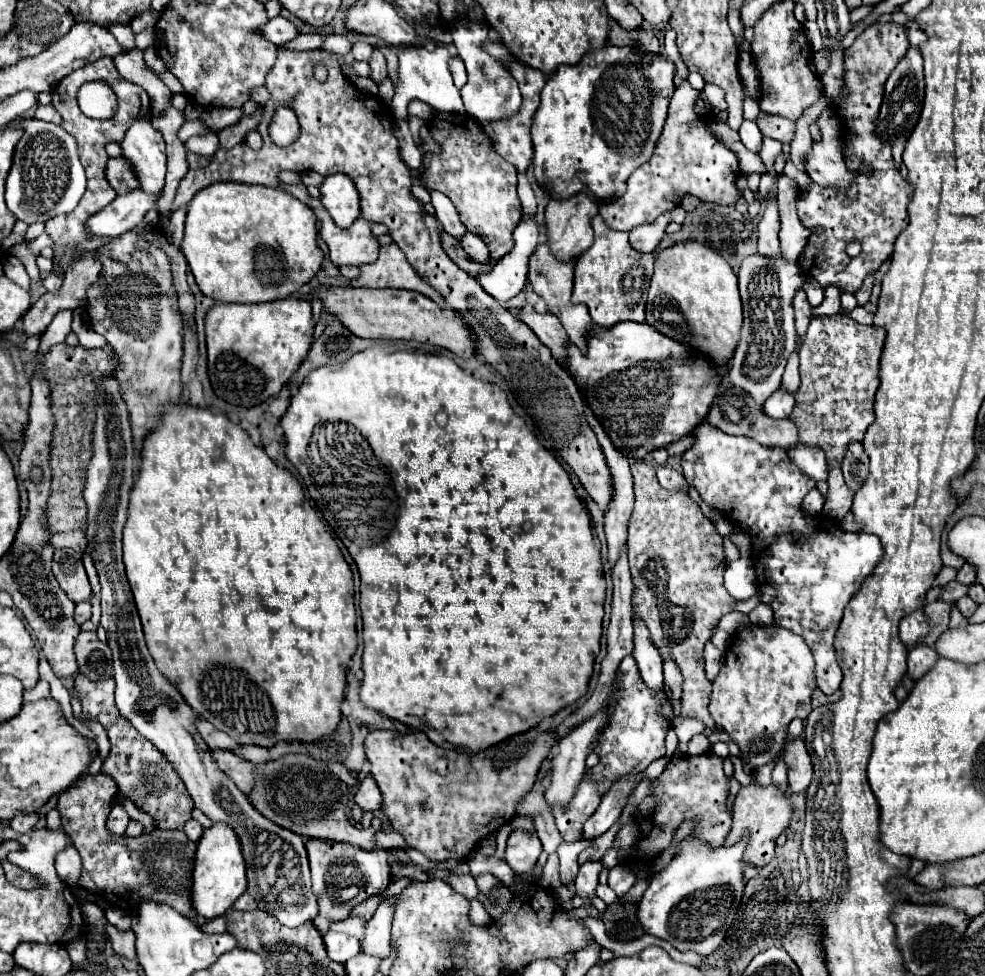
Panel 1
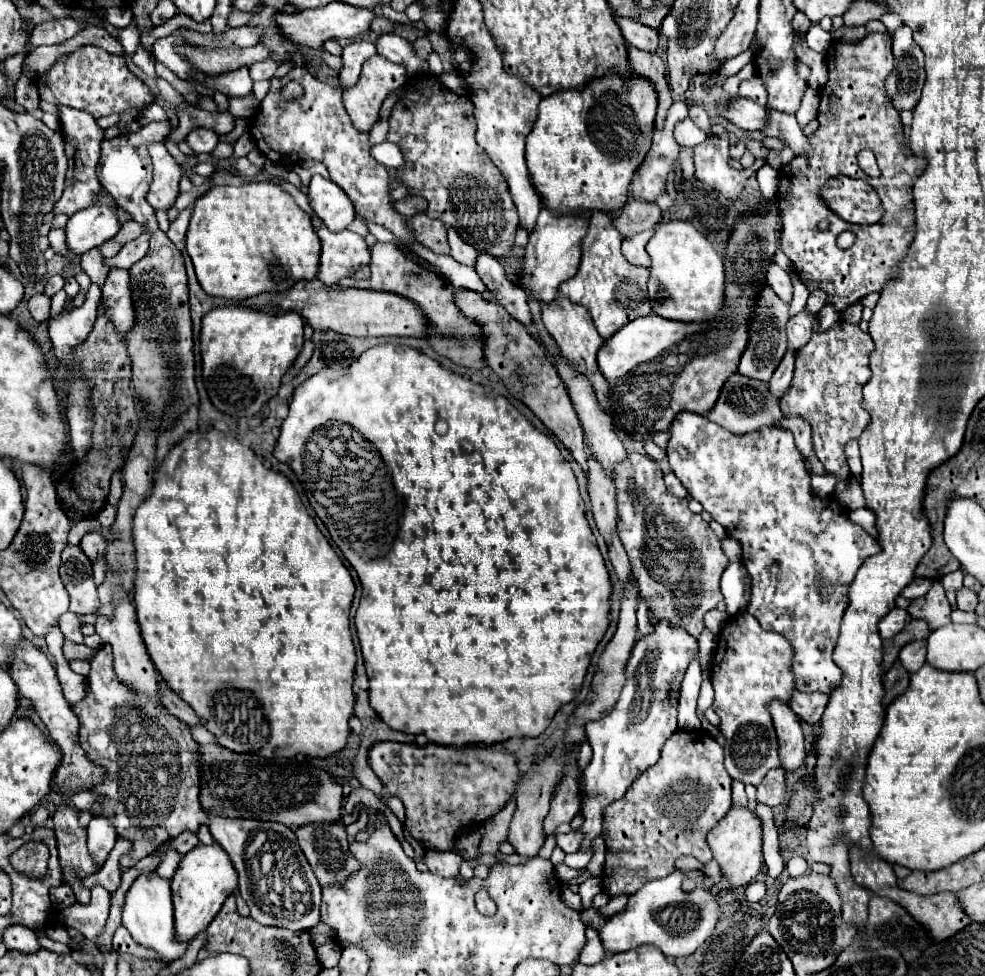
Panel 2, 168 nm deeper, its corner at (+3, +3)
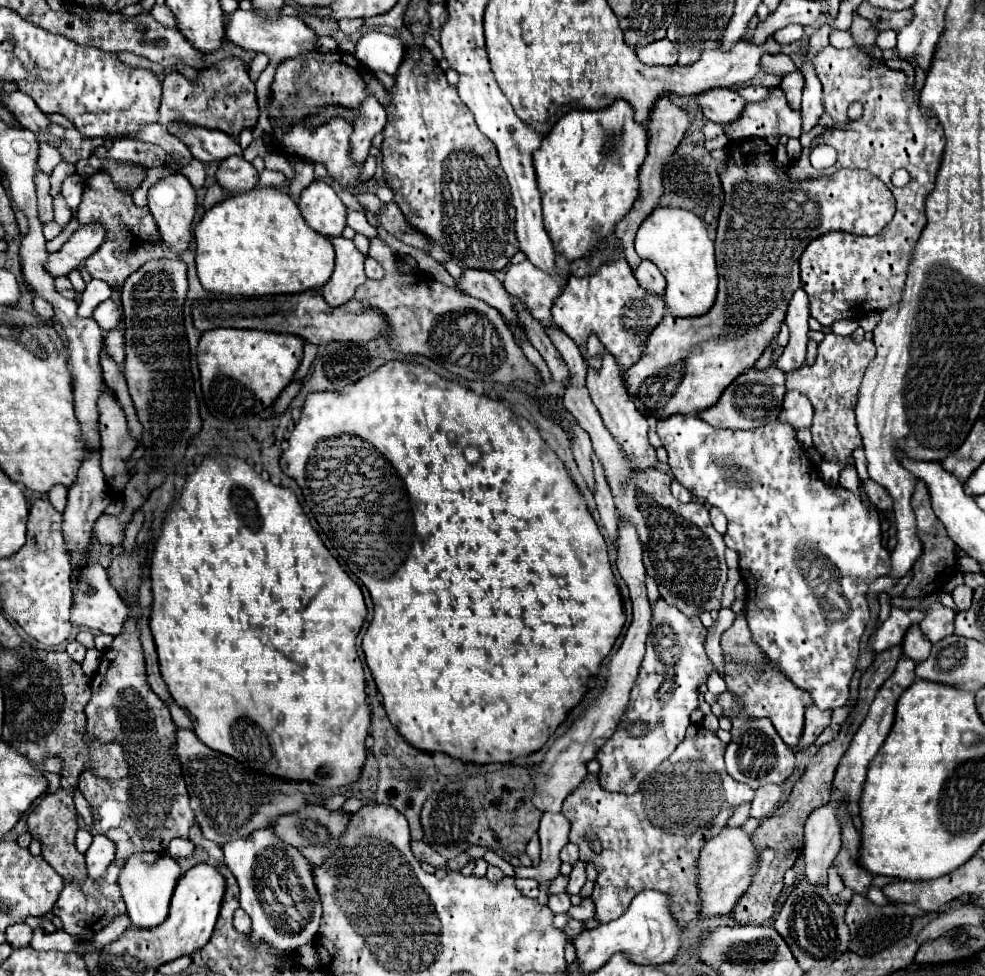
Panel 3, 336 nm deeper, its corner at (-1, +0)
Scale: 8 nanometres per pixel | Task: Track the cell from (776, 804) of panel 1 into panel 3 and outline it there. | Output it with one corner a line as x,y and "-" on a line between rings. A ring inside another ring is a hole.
724,827
716,837
712,837
704,851
700,851
700,895
702,895
702,915
726,915
738,903
738,899
752,885
752,877
758,871
758,853
752,845
752,835
742,827

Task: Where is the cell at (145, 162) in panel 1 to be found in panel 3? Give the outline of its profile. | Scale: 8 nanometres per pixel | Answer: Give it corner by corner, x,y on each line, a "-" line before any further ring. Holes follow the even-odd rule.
168,173
164,179
160,179
148,191
148,207
150,207
150,213
156,221
156,225
158,225
162,239
170,245
170,249
174,249
176,253
182,253
188,247
192,247
190,245
190,241
192,241
190,223
196,213
196,193
194,193
192,183
182,173

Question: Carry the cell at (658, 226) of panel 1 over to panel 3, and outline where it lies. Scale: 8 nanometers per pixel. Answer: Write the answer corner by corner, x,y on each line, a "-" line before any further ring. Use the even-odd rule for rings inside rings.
642,259
640,265
636,267
634,275
642,283
642,287
646,287
646,291
660,295
660,297
664,295
664,275
658,271
658,267
652,261

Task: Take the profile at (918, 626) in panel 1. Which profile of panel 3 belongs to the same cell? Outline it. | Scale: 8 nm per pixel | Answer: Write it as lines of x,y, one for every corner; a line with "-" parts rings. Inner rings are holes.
892,607
890,617
878,627
878,631
870,639
870,647
878,651
886,651
888,647
894,647
896,643
902,643
906,631
912,627
912,623
920,623
922,613
918,609
904,611
900,607

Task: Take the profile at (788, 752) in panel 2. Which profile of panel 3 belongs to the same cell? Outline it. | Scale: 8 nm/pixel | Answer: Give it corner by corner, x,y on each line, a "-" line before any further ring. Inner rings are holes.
726,661
724,681
728,685
728,691
732,691
734,695
738,695
742,699
744,711
750,717
768,717
774,723
782,741
790,749
796,751
796,747
800,745
800,737
802,737
804,709
806,709
806,705
812,703
812,699
806,691
800,691
792,681
788,681
784,675
780,675
780,671
776,671
776,667
772,667
772,665
768,665
762,671
756,671
754,667
734,665
732,661

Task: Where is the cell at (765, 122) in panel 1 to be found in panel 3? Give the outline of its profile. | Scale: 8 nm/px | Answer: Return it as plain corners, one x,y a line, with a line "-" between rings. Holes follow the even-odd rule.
716,87
700,93
698,103
702,113
720,125
732,125
738,121
746,107
746,99
728,87

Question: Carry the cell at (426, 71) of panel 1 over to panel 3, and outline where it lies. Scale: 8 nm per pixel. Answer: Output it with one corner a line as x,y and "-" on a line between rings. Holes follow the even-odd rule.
368,31
356,45
354,53
366,67
394,75
404,61
404,43
396,35

